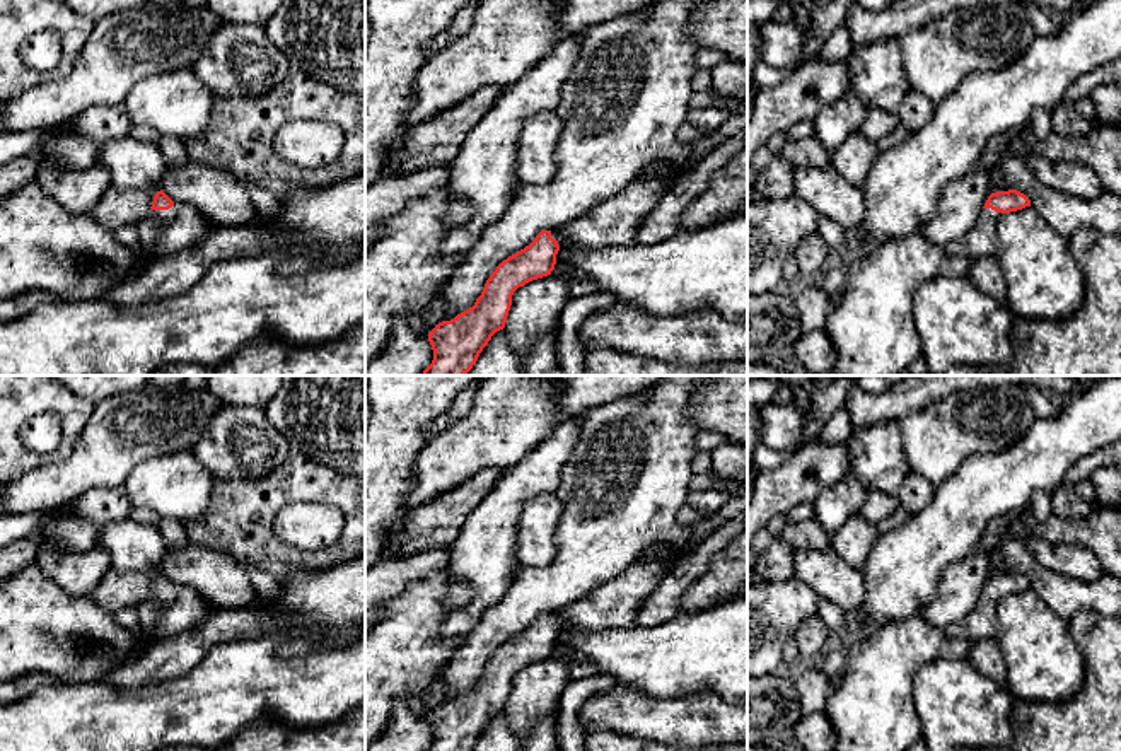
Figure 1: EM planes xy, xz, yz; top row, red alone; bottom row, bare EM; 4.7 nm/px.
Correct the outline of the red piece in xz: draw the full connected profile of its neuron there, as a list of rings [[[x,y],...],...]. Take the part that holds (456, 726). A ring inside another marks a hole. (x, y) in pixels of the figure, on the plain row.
[[[541,613],[529,628],[503,642],[473,690],[428,715],[433,742],[427,751],[473,751],[491,719],[505,710],[514,674],[551,657],[566,625],[561,613]]]

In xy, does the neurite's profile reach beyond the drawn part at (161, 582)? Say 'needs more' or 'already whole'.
needs more

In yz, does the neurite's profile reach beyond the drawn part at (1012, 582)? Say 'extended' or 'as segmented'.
extended

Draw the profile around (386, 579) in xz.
[[[440,546],[415,556],[377,562],[365,570],[365,632],[377,621],[387,601],[418,579],[450,563],[450,546]]]

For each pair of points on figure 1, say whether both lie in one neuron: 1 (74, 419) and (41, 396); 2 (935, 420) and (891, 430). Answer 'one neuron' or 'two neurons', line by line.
1: one neuron
2: two neurons

